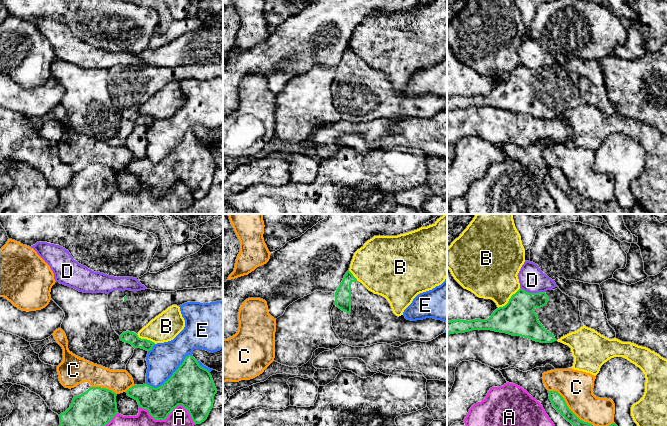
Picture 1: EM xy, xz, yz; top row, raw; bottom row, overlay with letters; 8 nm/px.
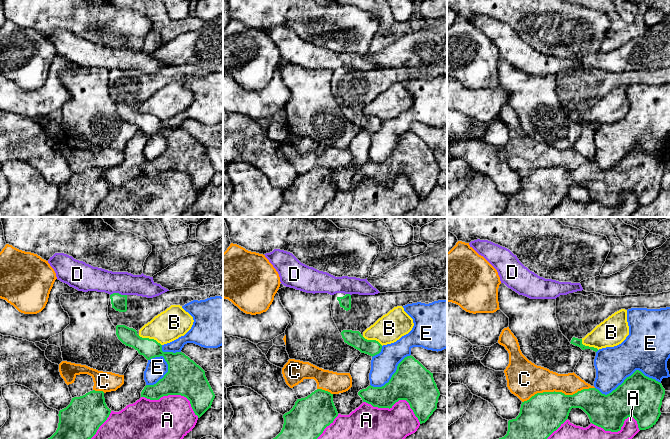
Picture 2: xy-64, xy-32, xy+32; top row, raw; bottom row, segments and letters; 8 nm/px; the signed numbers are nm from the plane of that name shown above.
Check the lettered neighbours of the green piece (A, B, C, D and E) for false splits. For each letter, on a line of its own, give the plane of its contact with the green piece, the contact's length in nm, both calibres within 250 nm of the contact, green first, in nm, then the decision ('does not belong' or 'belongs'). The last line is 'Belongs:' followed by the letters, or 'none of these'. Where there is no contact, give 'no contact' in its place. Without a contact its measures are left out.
A: contact in xy; length 480 nm; calibres 300 and 300 nm; does not belong
B: contact in yz; length 240 nm; calibres 280 and 400 nm; does not belong
C: contact in yz; length 440 nm; calibres 110 and 280 nm; does not belong
D: contact in yz; length 200 nm; calibres 280 and 200 nm; does not belong
E: contact in xy; length 440 nm; calibres 340 and 260 nm; does not belong
Belongs: none of these

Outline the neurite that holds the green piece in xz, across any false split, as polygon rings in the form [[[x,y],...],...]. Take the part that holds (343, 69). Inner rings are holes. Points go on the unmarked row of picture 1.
[[[349,46],[335,68],[331,92],[332,103],[342,119],[352,123],[365,123],[377,119],[428,118],[443,110],[447,105],[447,99],[441,96],[426,94],[411,97],[404,91],[396,92],[385,73],[369,67]]]

